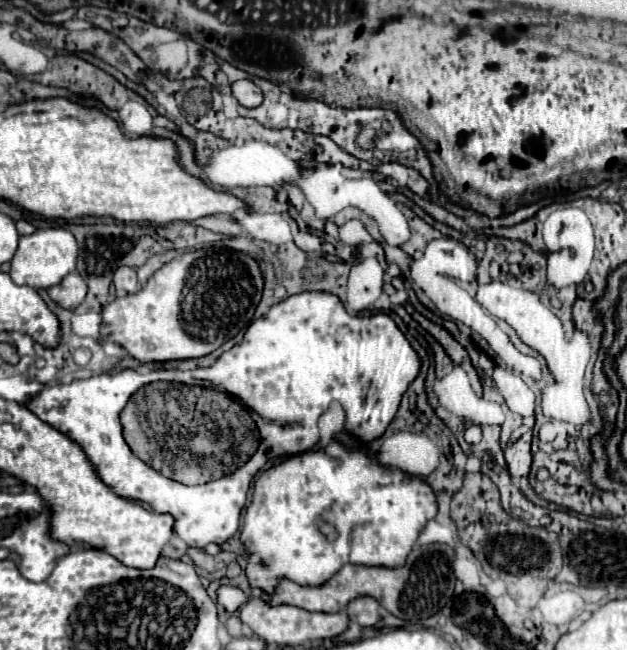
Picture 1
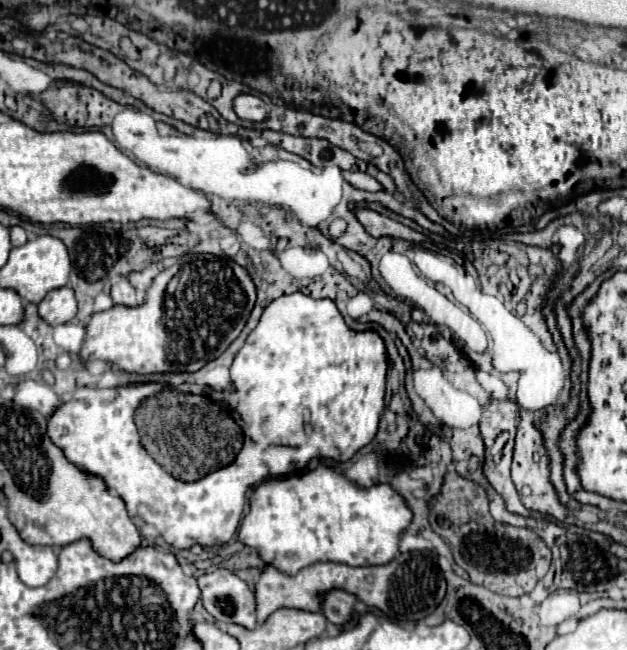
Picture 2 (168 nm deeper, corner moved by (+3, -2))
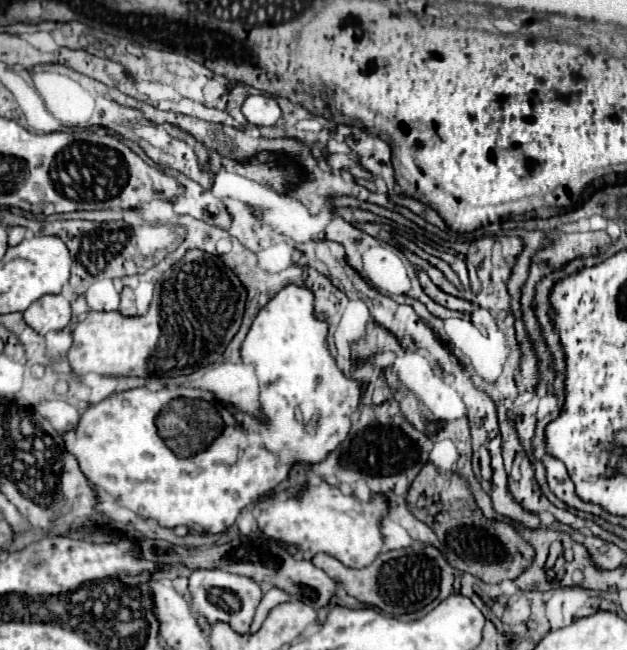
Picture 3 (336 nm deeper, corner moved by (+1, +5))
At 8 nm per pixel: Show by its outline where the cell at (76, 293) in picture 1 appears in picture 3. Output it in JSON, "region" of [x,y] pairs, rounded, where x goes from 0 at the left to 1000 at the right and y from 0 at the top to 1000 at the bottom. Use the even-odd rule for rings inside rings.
{"region":[[[99,452],[67,455],[38,480],[38,495],[64,517],[80,508],[99,508],[112,495],[112,465]]]}

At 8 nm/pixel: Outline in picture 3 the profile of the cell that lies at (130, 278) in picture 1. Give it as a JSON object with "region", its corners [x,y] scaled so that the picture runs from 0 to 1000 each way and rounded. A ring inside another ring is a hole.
{"region":[[[198,443],[195,446],[195,455],[191,455],[191,480],[195,486],[217,486],[217,468],[214,468],[214,449],[207,443]]]}

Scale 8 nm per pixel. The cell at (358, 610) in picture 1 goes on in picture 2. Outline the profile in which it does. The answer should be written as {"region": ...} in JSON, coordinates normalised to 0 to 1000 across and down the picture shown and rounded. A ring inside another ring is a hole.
{"region":[[[526,909],[526,912],[517,915],[514,943],[523,949],[523,955],[530,955],[536,962],[552,962],[561,952],[568,925],[571,922],[561,912],[552,912],[552,909]]]}

